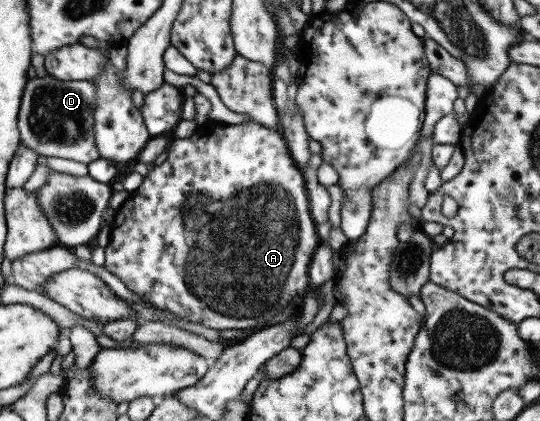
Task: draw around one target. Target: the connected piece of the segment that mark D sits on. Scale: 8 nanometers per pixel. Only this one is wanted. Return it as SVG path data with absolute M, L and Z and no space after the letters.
M34 77L27 81L17 120L24 146L47 157L70 159L87 165L100 158L93 130L96 87L88 80L60 81L54 77Z

